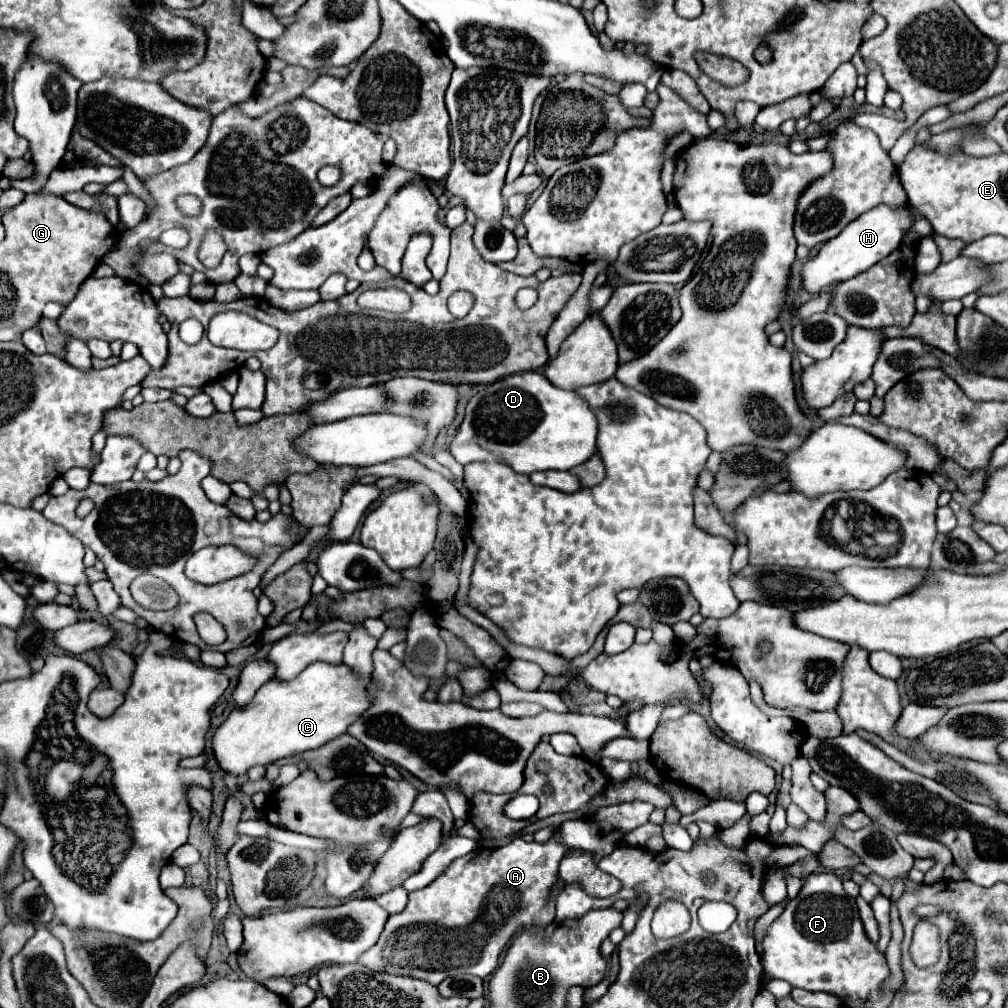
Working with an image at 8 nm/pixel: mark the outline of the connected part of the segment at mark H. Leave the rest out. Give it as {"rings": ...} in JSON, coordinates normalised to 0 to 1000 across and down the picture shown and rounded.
{"rings":[[[903,203],[885,207],[885,205],[867,205],[859,213],[853,213],[847,221],[839,223],[835,233],[819,239],[813,245],[813,251],[808,257],[802,257],[794,269],[796,285],[802,291],[815,291],[821,285],[835,281],[859,267],[863,267],[867,261],[883,253],[887,247],[893,245],[895,233],[903,227],[905,215],[903,215]]]}

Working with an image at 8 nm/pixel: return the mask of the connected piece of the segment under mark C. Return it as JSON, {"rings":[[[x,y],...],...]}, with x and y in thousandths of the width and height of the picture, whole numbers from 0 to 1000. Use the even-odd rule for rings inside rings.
{"rings":[[[310,658],[294,674],[262,678],[250,697],[232,703],[226,713],[210,727],[210,745],[220,765],[242,769],[248,761],[268,759],[282,751],[315,743],[333,733],[365,701],[367,676],[357,676],[343,660]]]}

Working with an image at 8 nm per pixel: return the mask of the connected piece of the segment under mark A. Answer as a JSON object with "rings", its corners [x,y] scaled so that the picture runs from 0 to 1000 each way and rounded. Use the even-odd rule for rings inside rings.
{"rings":[[[625,795],[625,797],[605,799],[605,801],[593,803],[585,813],[560,814],[542,838],[540,836],[536,838],[532,834],[522,836],[520,832],[512,830],[500,840],[494,840],[494,842],[478,840],[448,854],[446,860],[431,876],[427,876],[425,880],[417,884],[407,886],[407,894],[401,900],[401,904],[385,910],[385,916],[375,936],[357,949],[357,955],[369,963],[405,967],[411,971],[421,971],[429,977],[435,977],[442,969],[450,969],[456,965],[474,967],[476,971],[486,969],[494,959],[496,945],[516,922],[542,920],[550,914],[550,898],[546,896],[546,888],[552,876],[552,864],[554,864],[556,852],[563,844],[569,844],[569,842],[583,844],[589,848],[589,852],[603,848],[619,834],[619,830],[627,822],[639,818],[647,805],[649,805],[649,799],[643,795]]]}

